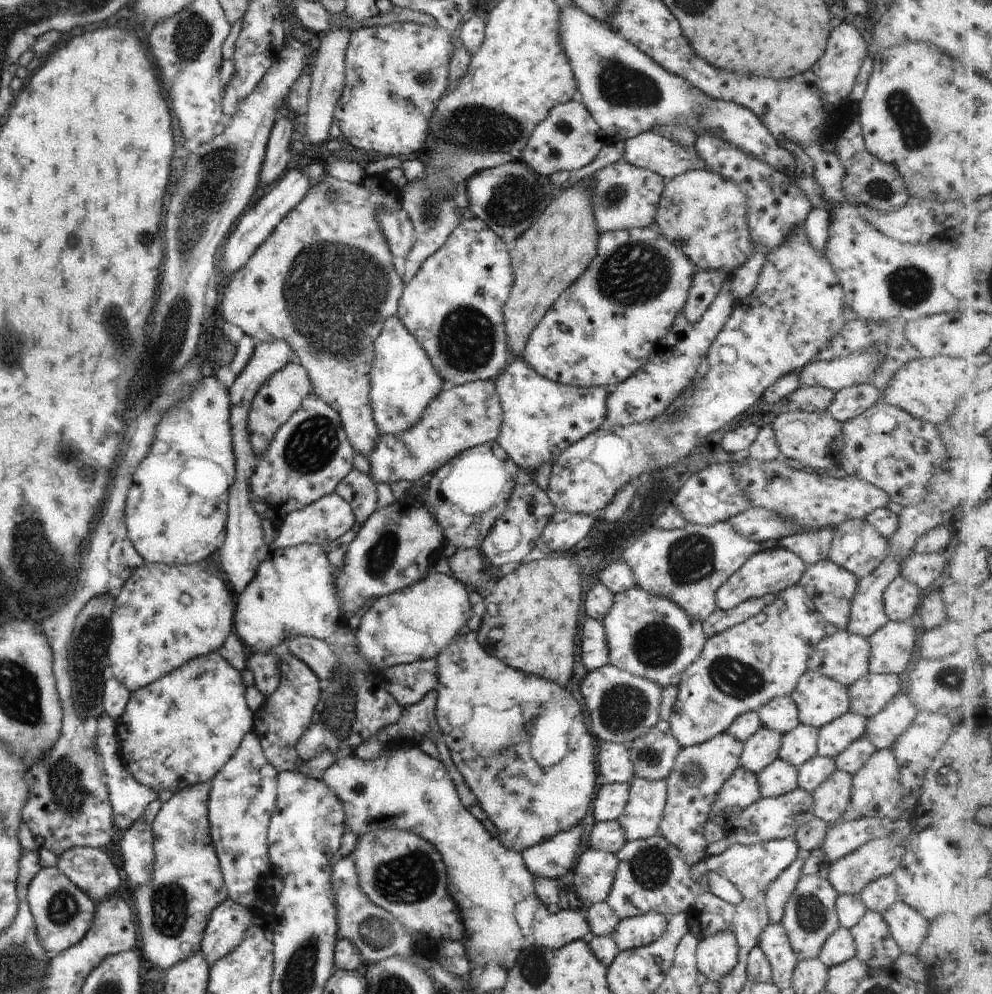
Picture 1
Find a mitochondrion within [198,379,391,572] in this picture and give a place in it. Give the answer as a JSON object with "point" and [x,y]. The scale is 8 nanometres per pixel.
{"point":[312,445]}

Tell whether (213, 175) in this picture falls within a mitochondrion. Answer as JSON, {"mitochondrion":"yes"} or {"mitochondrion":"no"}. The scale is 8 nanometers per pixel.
{"mitochondrion":"yes"}

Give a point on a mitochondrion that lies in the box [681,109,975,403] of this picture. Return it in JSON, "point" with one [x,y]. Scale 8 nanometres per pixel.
{"point":[910,286]}

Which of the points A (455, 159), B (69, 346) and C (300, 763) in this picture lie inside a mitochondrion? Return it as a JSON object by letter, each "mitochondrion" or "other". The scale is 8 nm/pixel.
{"A":"mitochondrion","B":"other","C":"other"}

